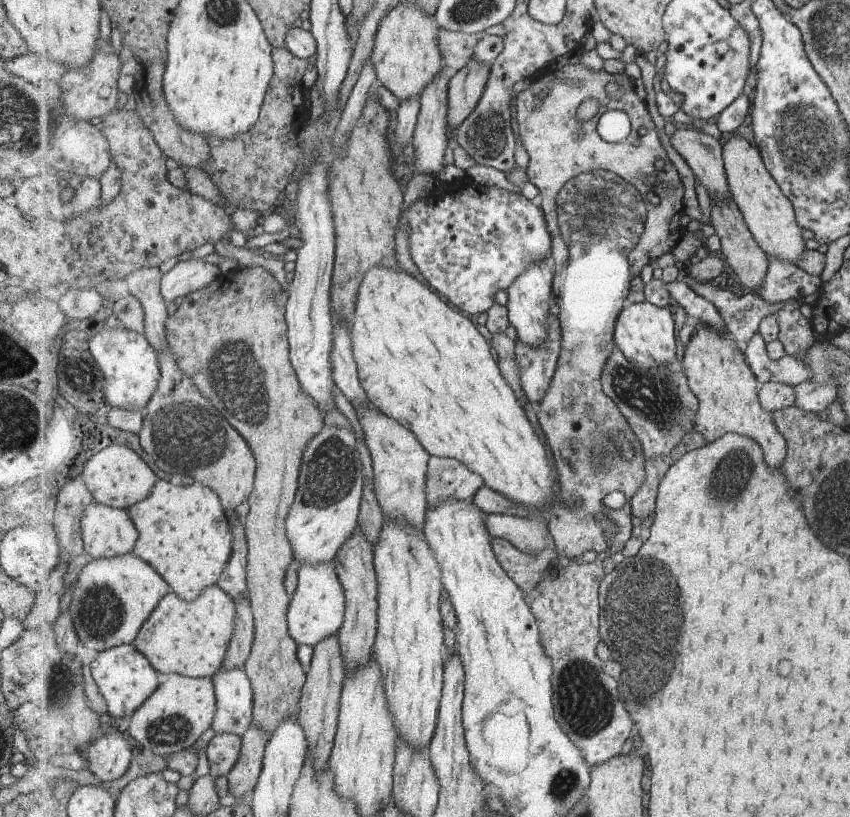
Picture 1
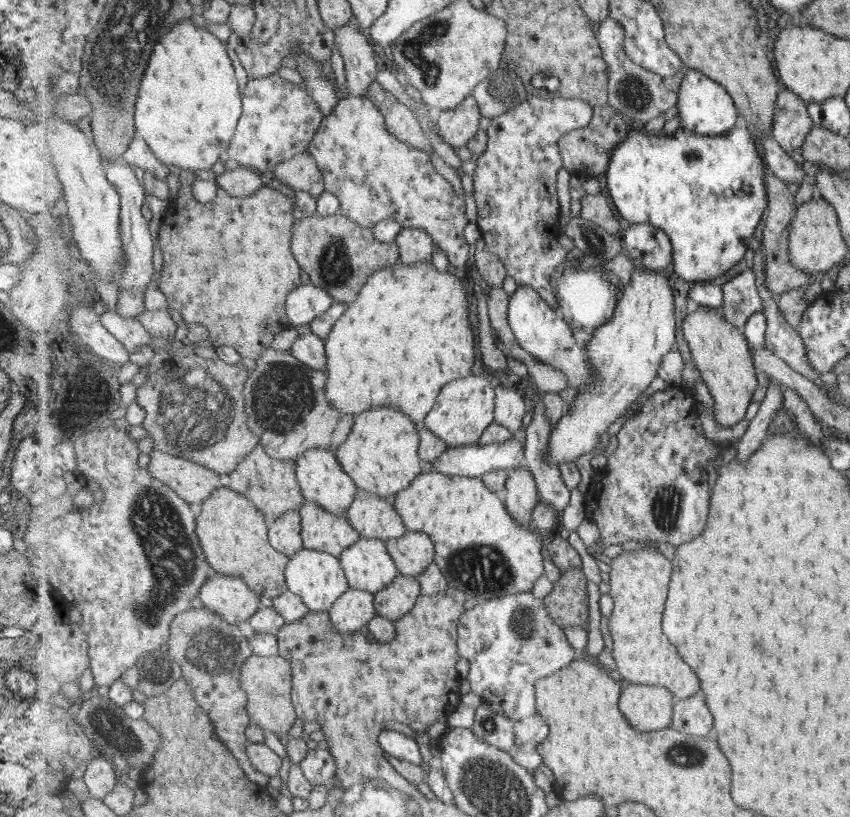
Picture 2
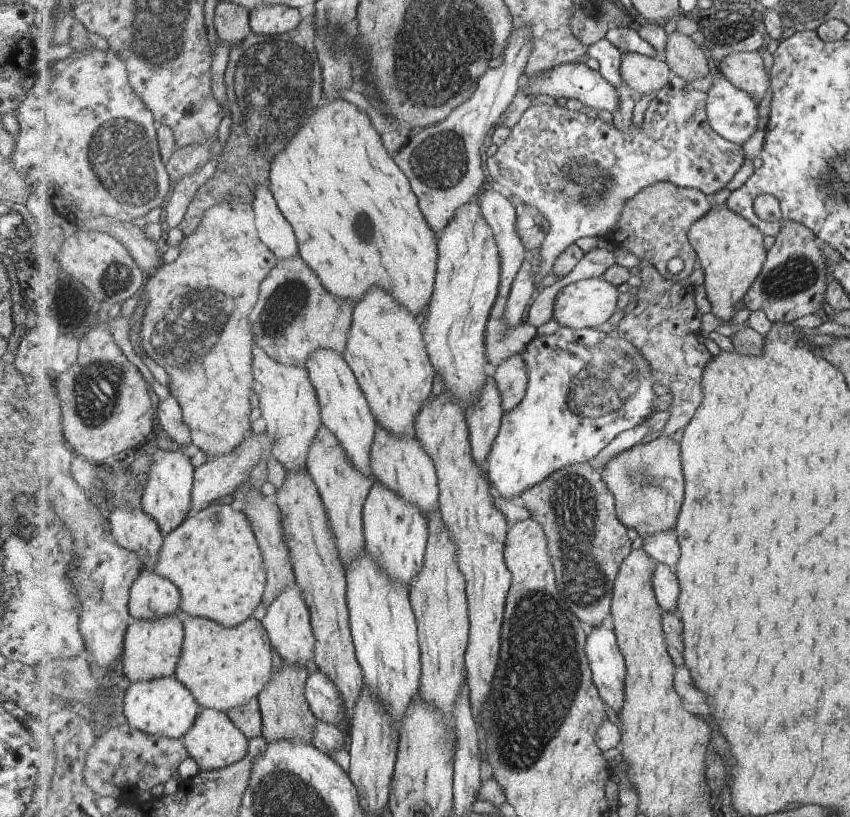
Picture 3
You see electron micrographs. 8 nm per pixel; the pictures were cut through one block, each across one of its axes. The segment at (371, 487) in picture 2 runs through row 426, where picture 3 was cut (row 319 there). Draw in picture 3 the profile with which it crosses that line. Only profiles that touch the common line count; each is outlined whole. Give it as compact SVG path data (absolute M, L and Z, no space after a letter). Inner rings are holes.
M381 286L371 288L355 306L355 318L349 334L347 350L344 358L354 371L367 401L370 403L378 426L387 428L395 438L415 433L415 422L423 404L433 394L433 376L436 374L427 354L426 342L423 340L422 321L411 314L403 304L399 304L387 290Z

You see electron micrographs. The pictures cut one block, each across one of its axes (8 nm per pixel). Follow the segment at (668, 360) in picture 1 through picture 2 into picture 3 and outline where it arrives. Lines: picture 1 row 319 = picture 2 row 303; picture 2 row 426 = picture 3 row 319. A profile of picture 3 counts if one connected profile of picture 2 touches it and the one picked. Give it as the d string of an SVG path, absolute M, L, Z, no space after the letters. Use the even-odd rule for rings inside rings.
M603 277L580 280L564 286L558 292L554 306L554 319L561 327L597 329L618 310L617 298L619 298L619 290Z

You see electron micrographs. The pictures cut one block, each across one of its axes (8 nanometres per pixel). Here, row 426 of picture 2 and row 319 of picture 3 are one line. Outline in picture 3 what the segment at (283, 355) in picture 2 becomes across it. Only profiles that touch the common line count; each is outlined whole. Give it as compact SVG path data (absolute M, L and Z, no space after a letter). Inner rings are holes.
M299 255L278 260L275 269L263 280L260 296L251 312L254 346L261 346L271 358L285 366L306 366L317 350L335 350L345 356L348 344L345 328L353 320L343 316L347 310L339 298L327 292L319 276Z

